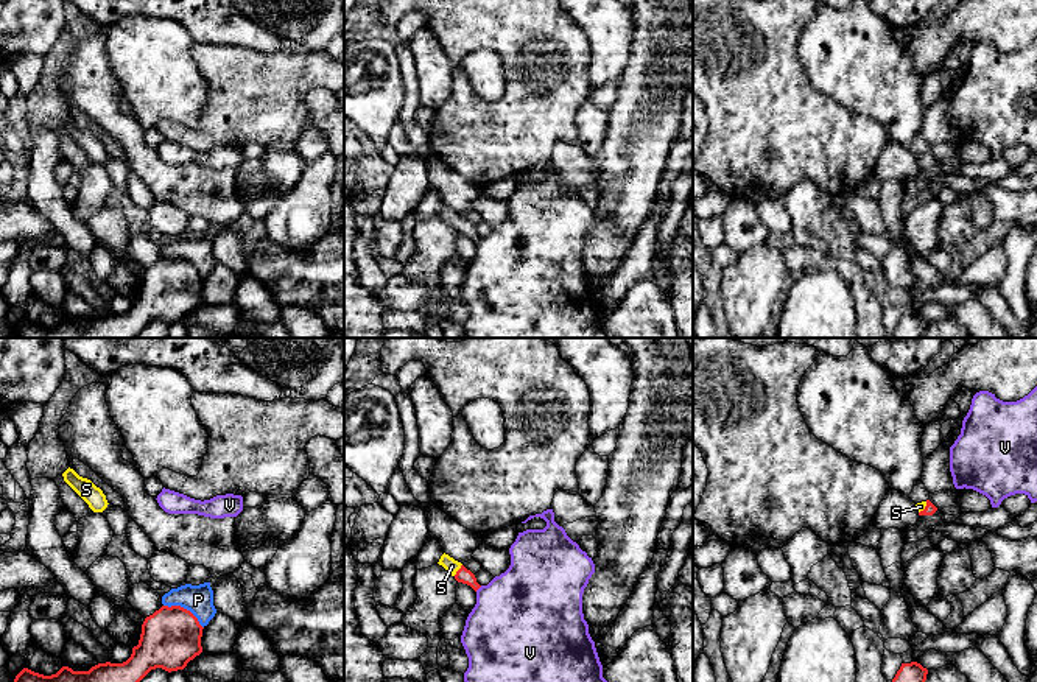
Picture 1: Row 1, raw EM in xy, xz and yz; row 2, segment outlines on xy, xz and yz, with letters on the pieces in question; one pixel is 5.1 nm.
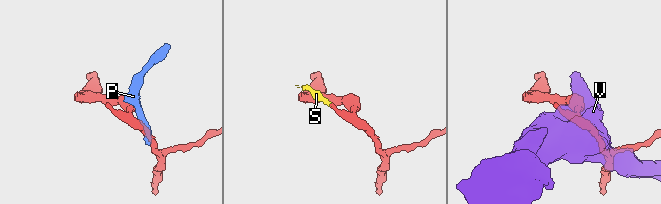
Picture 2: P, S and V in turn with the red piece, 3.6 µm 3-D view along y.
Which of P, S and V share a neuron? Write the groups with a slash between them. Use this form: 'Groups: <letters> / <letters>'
Groups: P / S / V

